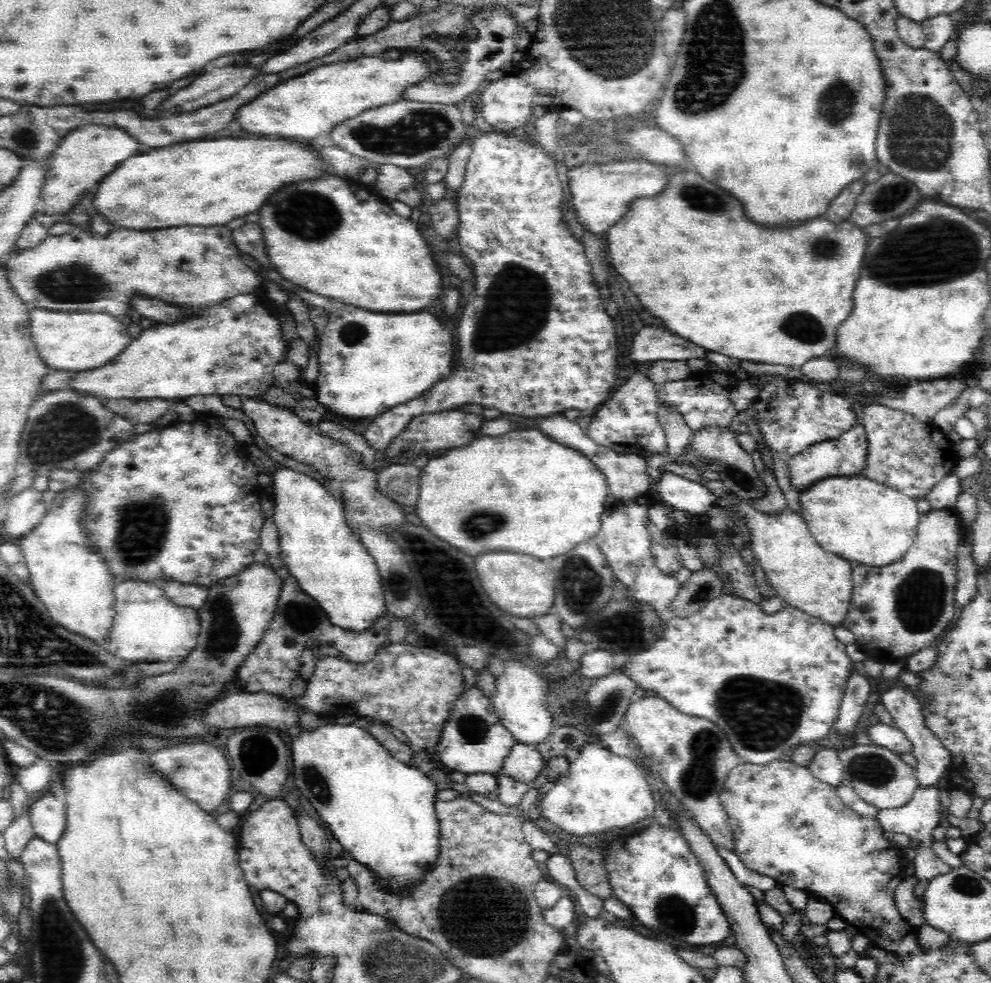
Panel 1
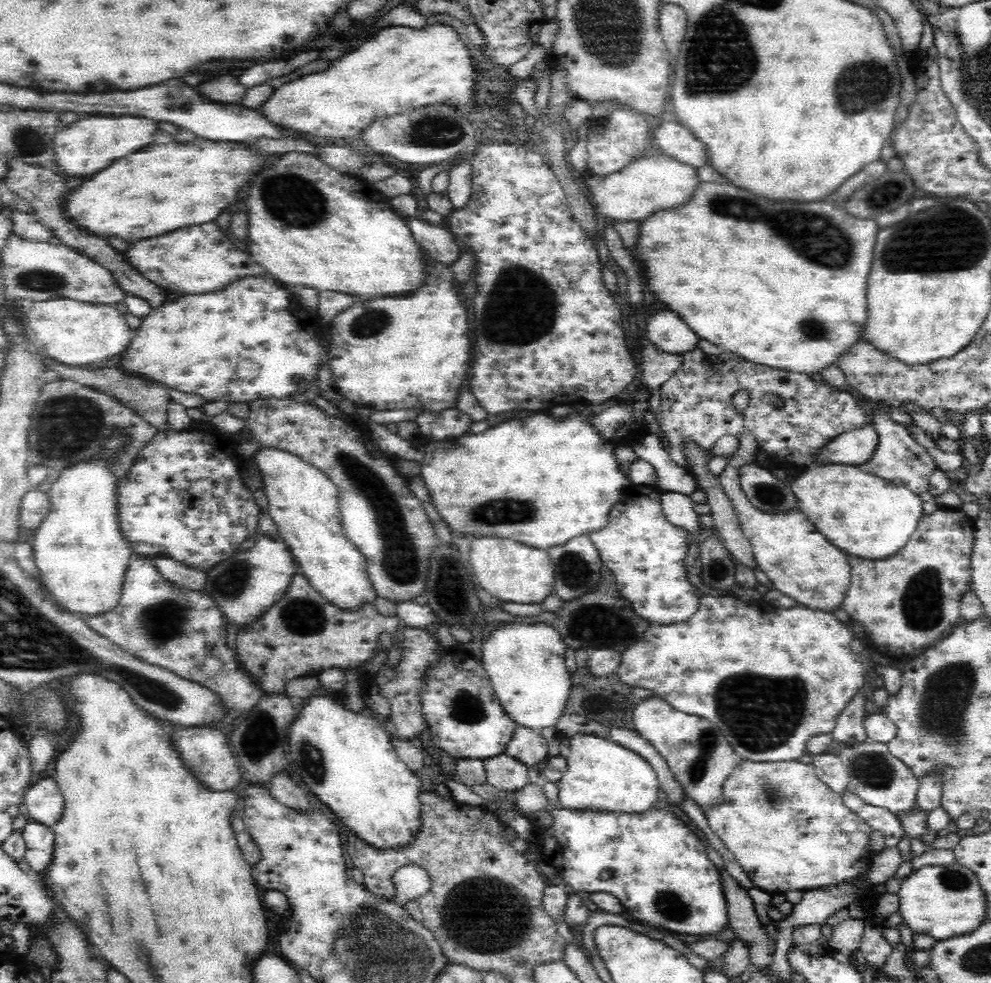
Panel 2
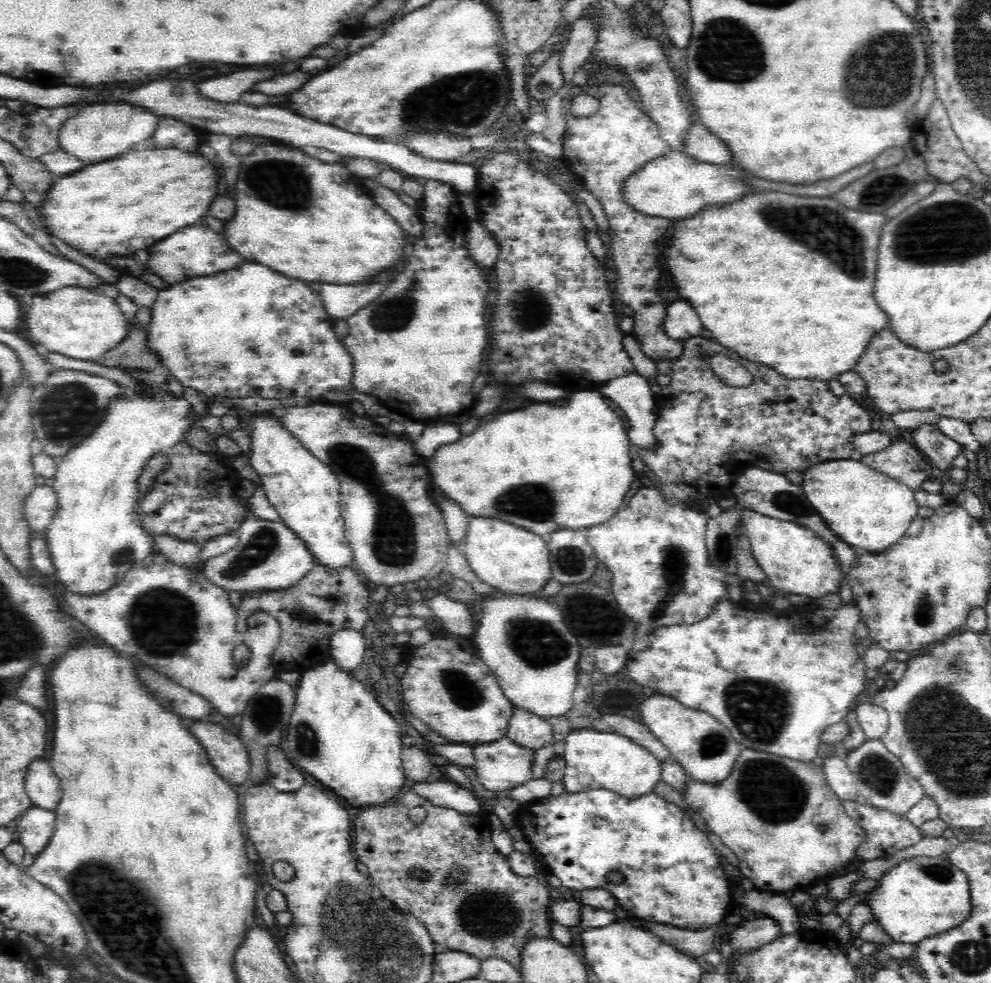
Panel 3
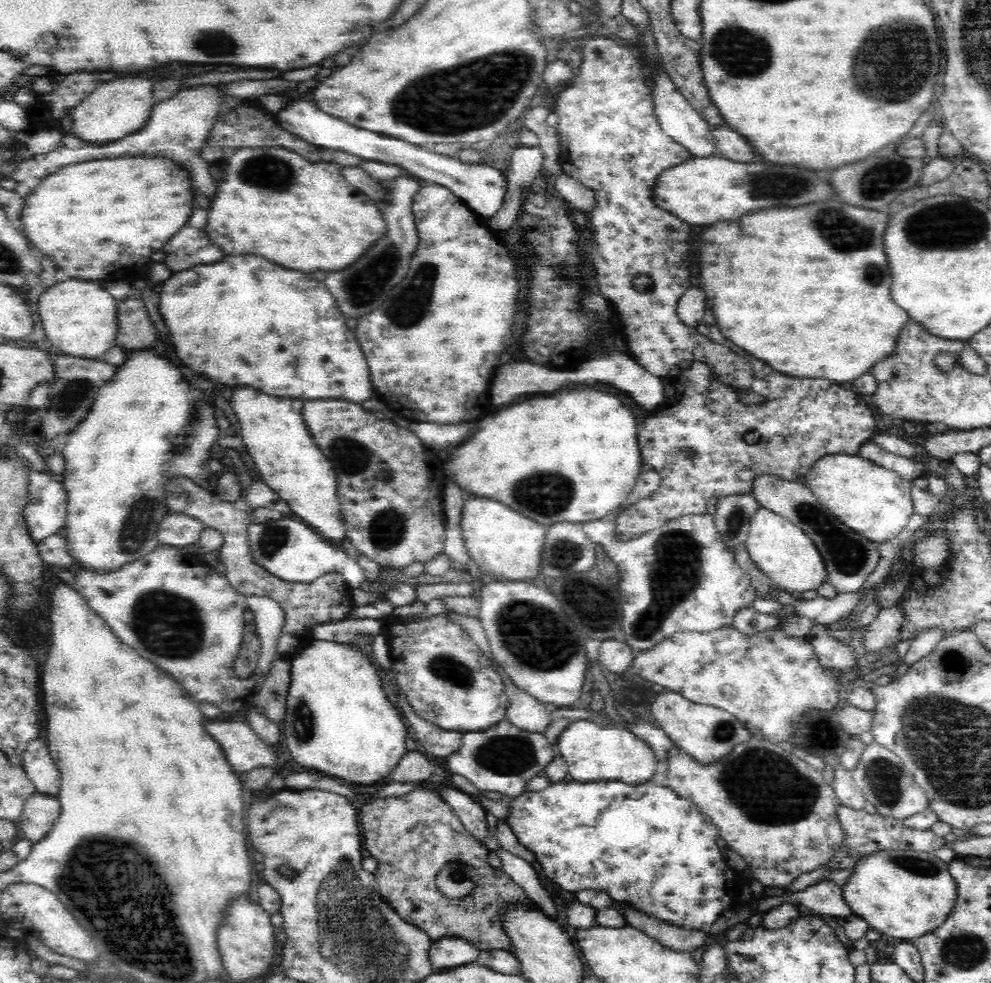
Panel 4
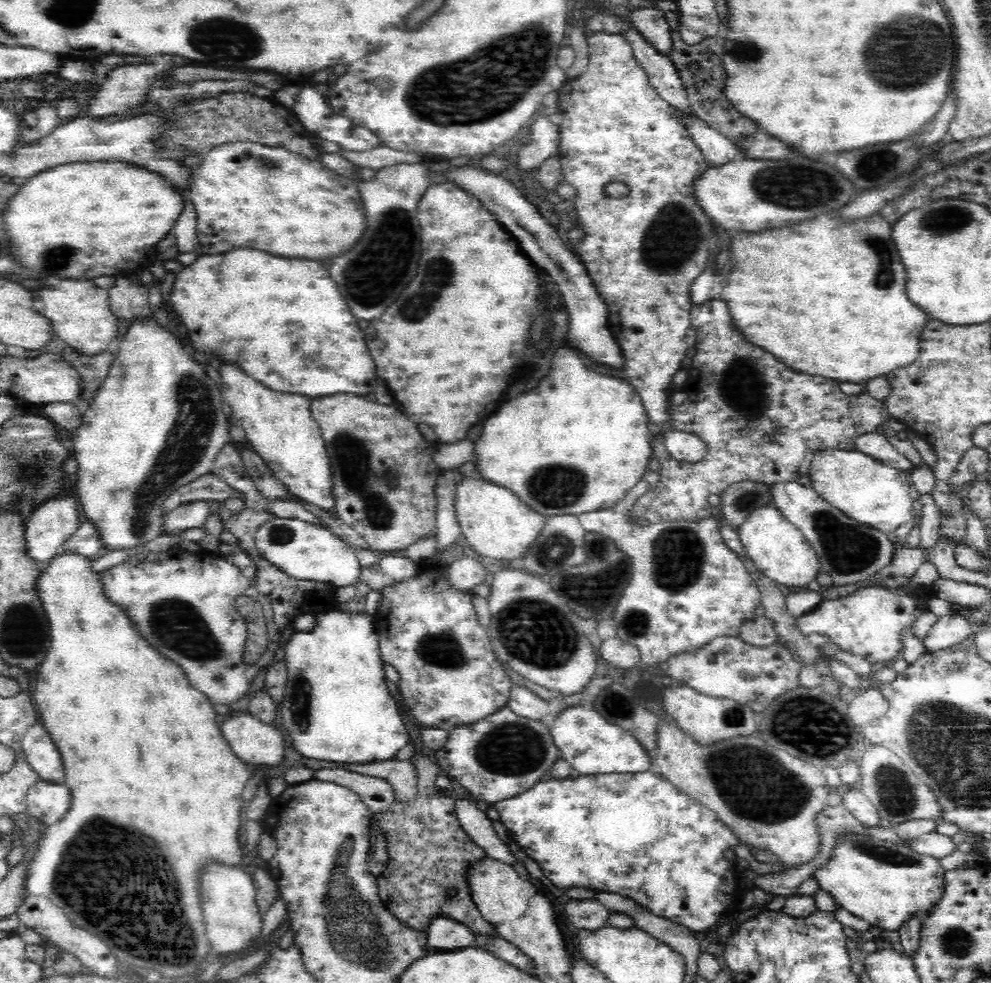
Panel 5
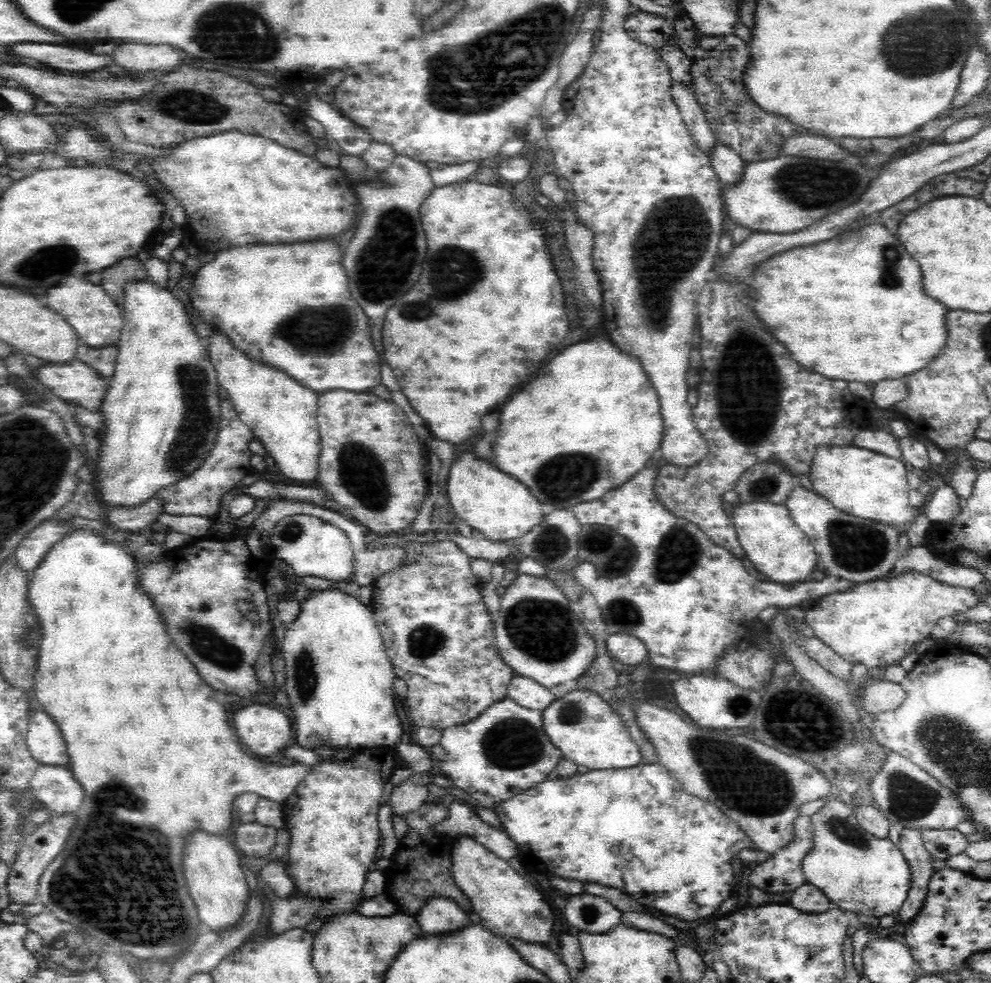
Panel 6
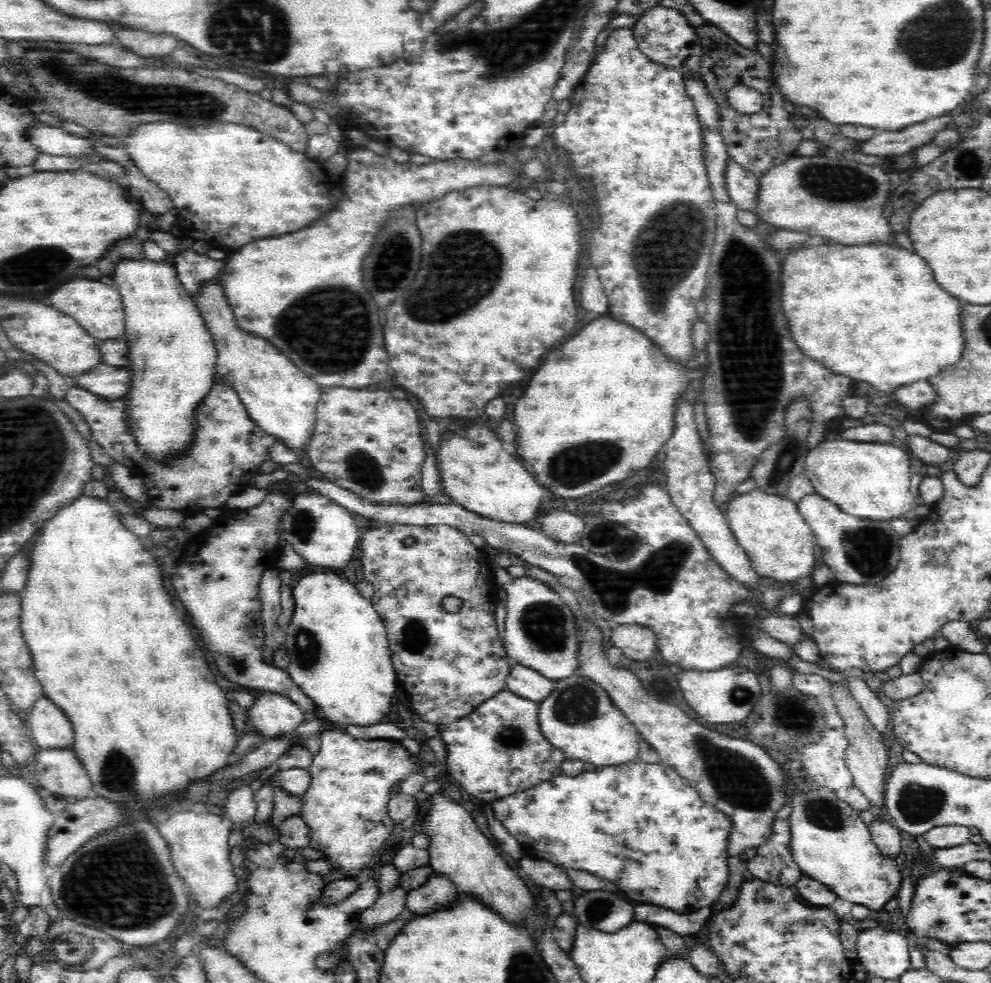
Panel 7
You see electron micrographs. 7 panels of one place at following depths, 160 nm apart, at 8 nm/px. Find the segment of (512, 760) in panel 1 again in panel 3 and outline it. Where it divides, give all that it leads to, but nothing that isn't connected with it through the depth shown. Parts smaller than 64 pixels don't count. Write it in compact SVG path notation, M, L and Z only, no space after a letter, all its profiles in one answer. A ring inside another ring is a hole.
M516 708L509 722L507 737L528 750L540 750L553 742L552 726L546 719Z

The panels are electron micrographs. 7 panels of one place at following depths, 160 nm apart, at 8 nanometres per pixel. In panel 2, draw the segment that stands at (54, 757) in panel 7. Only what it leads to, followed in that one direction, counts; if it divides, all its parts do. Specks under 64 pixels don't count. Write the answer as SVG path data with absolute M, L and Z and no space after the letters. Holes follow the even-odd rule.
M28 822L21 831L21 836L26 841L26 854L24 859L32 871L44 874L53 862L55 849L55 834L48 826L39 825L38 822Z

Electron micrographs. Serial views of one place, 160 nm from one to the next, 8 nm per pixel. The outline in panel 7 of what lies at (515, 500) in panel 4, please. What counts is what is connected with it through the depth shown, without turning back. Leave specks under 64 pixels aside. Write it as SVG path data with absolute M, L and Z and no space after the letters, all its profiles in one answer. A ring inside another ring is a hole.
M600 316L592 320L588 326L584 326L572 340L568 340L560 350L550 352L544 360L544 364L538 368L538 372L532 376L530 386L526 394L518 400L516 404L516 426L518 426L518 444L520 444L520 458L518 460L526 462L528 472L534 472L534 476L540 480L542 487L551 492L551 496L556 494L561 498L582 498L586 494L598 492L606 484L620 482L624 478L630 478L636 474L640 468L646 468L656 460L655 456L663 450L664 444L668 442L671 434L674 434L674 408L678 406L678 396L683 394L688 383L694 379L695 370L690 370L686 365L678 365L674 361L666 360L662 352L655 347L655 343L650 341L640 329L630 325L622 324L610 316Z

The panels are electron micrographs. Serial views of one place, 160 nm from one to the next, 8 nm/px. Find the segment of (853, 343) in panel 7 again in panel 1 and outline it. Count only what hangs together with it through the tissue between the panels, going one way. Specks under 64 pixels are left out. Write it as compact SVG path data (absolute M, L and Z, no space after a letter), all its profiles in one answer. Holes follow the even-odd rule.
M680 171L670 175L666 186L660 194L654 196L642 196L631 203L631 210L624 215L624 220L614 224L606 231L608 238L608 250L610 250L610 262L612 266L626 278L626 282L632 286L634 294L638 296L640 304L648 308L650 314L658 316L666 328L676 332L678 336L684 336L692 340L698 346L704 346L708 351L720 352L732 358L749 360L752 362L765 362L768 364L783 364L784 366L802 366L811 358L830 354L831 347L835 344L835 335L838 326L850 316L854 298L854 286L859 280L862 271L864 254L868 247L867 233L861 226L854 225L849 219L846 222L831 222L824 216L813 218L814 222L794 225L793 229L763 229L762 225L756 225L742 214L742 206L738 206L736 198L730 198L726 190L718 188L718 185L704 179L695 171ZM772 274L778 276L778 280L772 280Z

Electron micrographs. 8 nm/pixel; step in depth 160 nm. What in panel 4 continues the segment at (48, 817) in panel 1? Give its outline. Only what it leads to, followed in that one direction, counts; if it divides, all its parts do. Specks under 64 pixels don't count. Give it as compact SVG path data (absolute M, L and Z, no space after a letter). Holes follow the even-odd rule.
M38 737L22 754L23 770L38 793L56 797L60 792L61 774L47 749L45 741Z

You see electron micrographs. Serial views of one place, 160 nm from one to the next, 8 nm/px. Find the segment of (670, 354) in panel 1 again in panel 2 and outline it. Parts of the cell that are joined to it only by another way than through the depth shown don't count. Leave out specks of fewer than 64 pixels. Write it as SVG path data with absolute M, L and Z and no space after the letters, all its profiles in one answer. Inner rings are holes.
M660 310L646 319L647 338L658 349L681 355L698 348L700 338L672 310Z

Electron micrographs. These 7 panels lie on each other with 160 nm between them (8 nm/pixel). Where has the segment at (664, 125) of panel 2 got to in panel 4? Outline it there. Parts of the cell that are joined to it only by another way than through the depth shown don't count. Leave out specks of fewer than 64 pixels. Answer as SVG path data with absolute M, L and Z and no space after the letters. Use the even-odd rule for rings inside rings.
M711 127L711 140L714 141L716 155L734 162L754 163L756 156L750 141L730 127Z

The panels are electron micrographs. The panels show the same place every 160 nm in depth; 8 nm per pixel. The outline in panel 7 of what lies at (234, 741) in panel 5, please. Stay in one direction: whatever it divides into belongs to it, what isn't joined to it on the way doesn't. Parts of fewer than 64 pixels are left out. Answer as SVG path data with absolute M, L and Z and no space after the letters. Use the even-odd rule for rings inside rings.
M262 694L248 710L254 728L270 739L288 732L292 734L306 721L306 714L280 694Z

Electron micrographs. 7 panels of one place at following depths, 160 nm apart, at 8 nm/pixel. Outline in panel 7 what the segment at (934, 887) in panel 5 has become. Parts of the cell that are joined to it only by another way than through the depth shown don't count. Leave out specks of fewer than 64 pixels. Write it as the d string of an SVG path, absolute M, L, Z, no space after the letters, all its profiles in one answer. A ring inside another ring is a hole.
M796 785L792 794L794 796L787 802L791 808L787 820L792 831L789 849L803 874L829 886L838 898L864 904L870 910L884 908L898 894L902 872L895 859L882 854L873 843L869 827L864 824L859 812L826 787Z

